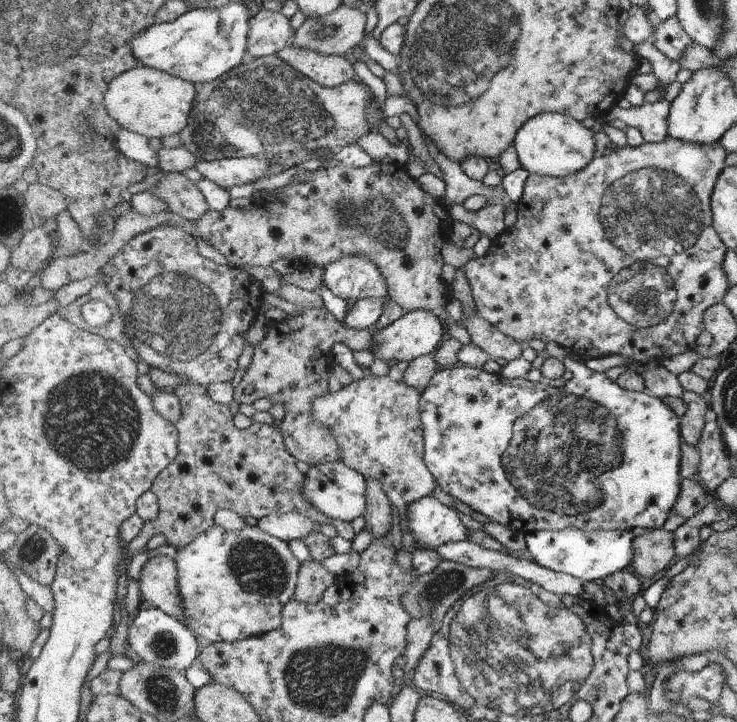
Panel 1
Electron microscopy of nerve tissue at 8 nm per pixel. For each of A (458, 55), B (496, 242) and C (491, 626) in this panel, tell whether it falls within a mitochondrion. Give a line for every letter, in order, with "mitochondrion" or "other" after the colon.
A: mitochondrion
B: other
C: mitochondrion

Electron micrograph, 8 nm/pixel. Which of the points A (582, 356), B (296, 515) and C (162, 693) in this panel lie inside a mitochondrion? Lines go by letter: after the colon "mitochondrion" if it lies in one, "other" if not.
A: other
B: other
C: mitochondrion

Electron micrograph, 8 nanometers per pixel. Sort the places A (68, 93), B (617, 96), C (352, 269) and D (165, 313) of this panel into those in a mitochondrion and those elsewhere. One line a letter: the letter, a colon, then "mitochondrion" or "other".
A: other
B: other
C: mitochondrion
D: mitochondrion

